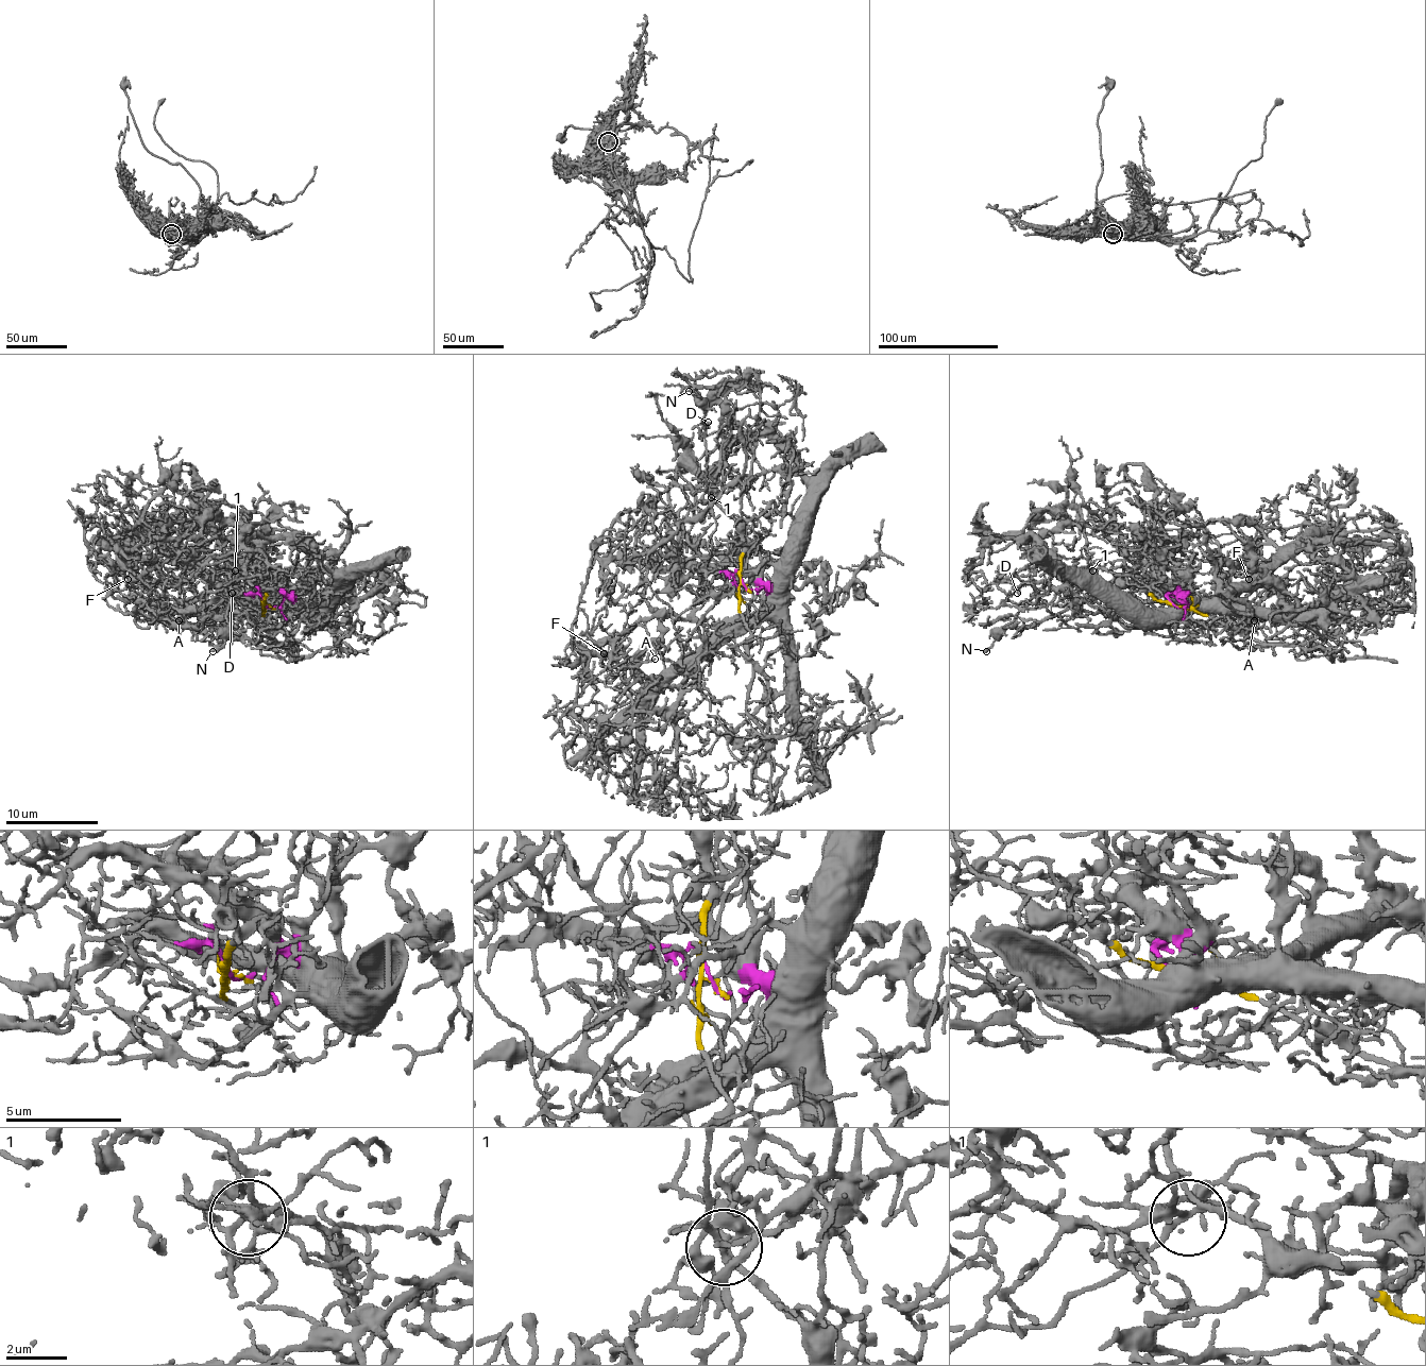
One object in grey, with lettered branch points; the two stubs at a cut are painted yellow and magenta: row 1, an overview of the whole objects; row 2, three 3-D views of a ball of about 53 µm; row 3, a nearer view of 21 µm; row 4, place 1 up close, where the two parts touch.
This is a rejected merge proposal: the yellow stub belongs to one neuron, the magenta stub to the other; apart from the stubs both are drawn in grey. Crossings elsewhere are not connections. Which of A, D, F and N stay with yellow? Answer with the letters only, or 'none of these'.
D, N

